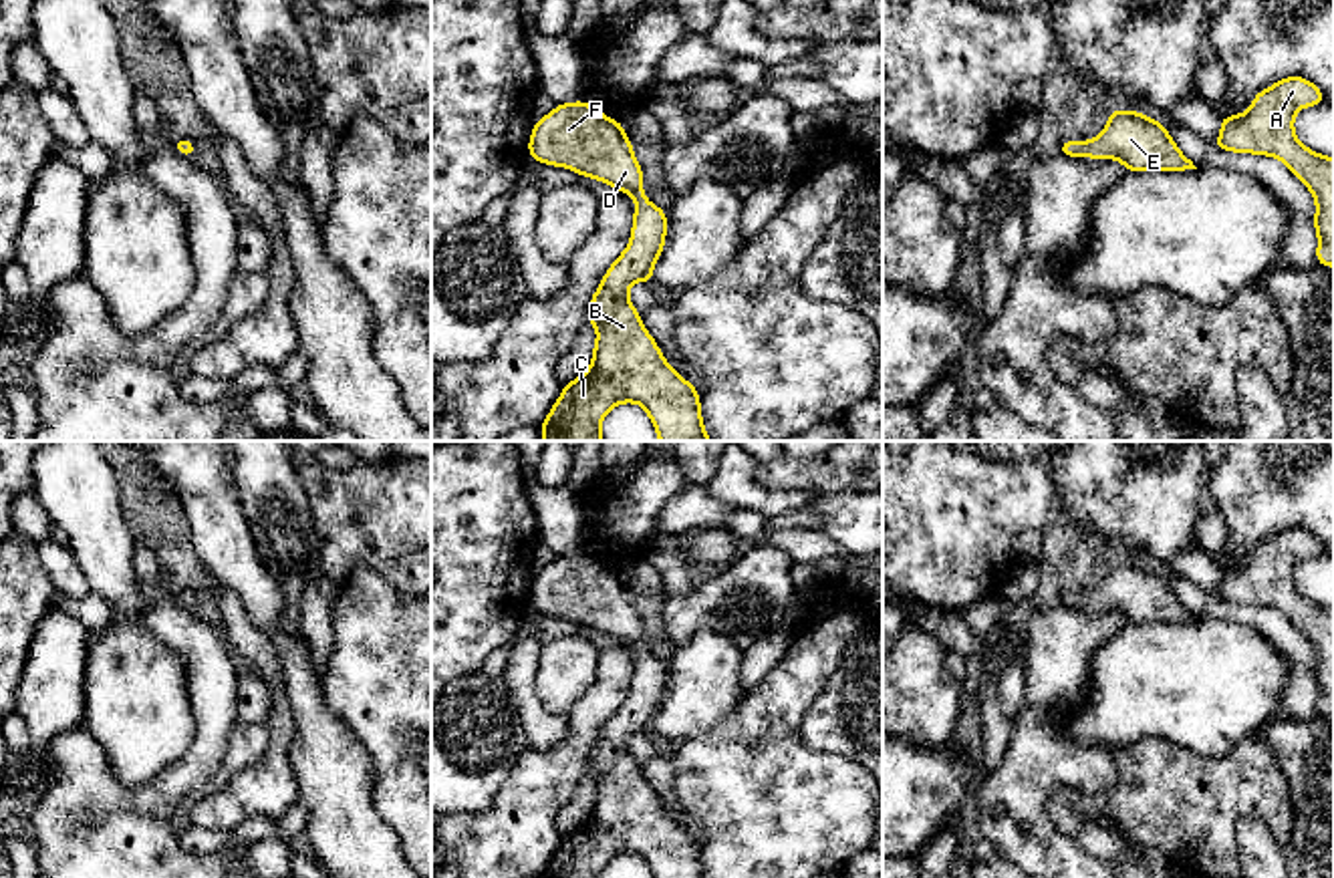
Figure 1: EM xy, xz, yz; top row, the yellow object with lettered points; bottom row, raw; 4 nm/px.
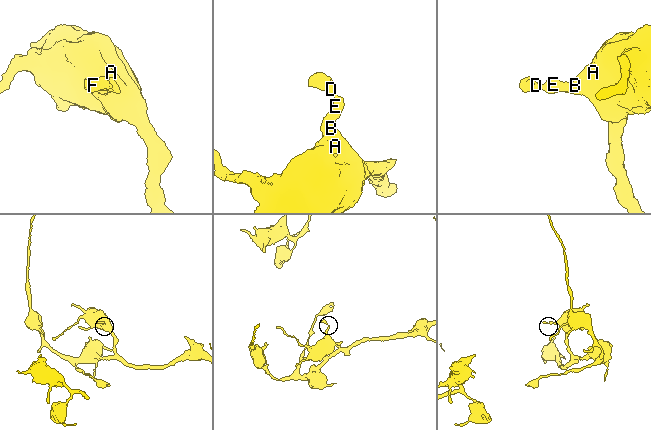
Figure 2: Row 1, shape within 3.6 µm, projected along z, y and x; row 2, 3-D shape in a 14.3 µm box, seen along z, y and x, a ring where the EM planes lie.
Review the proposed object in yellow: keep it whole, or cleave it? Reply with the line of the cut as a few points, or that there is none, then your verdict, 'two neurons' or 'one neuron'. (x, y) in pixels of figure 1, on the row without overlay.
cut none; one neuron

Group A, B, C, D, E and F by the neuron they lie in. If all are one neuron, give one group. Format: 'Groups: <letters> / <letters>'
Groups: A B C D E F

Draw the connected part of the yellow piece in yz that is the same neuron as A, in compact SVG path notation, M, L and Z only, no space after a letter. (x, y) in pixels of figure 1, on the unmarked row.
M1288 528L1259 542L1243 566L1221 570L1221 584L1213 594L1219 600L1235 604L1270 606L1288 616L1288 620L1312 642L1316 652L1314 679L1318 685L1316 713L1334 719L1334 608L1324 608L1304 598L1294 584L1294 568L1304 558L1324 554L1324 544L1302 528Z

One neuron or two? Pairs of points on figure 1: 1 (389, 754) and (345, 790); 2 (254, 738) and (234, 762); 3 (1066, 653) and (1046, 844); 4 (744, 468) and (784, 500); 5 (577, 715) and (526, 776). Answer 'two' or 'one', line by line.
1: two
2: one
3: one
4: one
5: one

